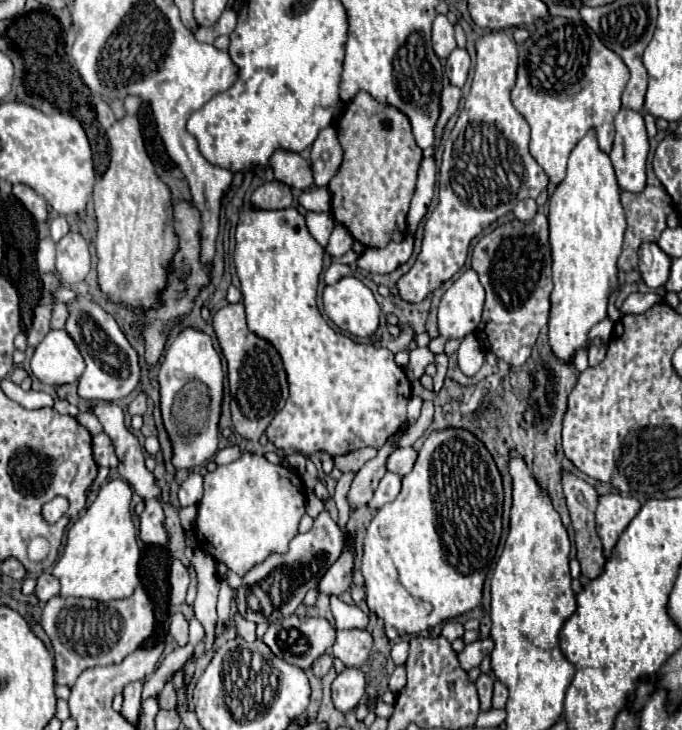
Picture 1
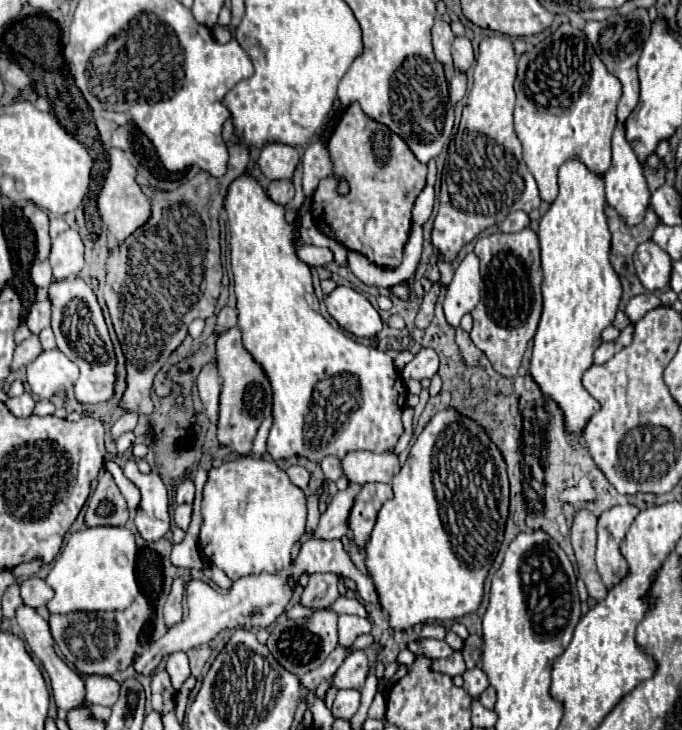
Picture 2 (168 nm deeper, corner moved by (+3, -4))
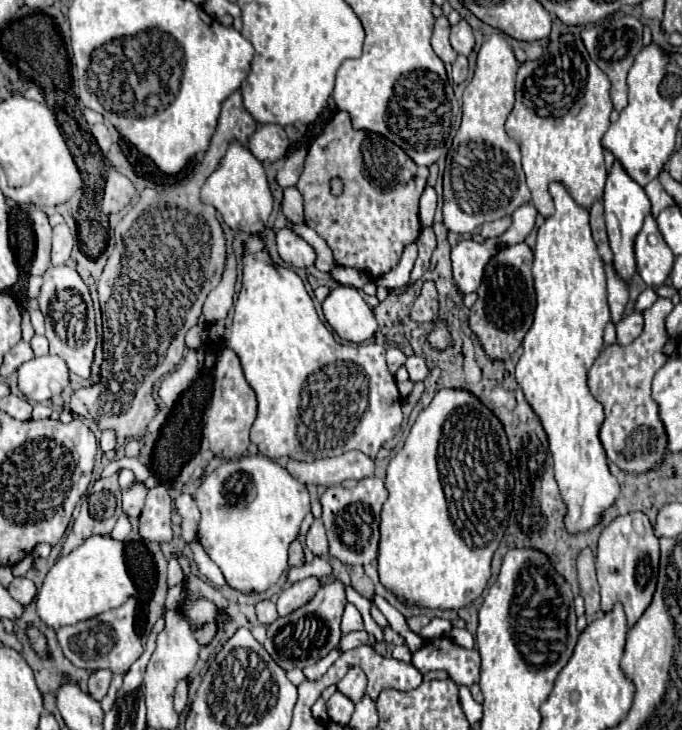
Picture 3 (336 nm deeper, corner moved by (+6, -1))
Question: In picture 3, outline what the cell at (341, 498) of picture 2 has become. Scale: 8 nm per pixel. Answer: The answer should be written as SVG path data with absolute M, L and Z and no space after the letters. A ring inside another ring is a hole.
M315 520L313 526L307 532L307 548L313 552L313 556L327 556L327 536L321 520Z

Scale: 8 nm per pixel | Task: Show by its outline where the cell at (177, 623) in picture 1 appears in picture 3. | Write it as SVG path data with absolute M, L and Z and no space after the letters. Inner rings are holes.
M181 680L181 684L177 684L175 688L175 712L181 714L187 706L187 682Z

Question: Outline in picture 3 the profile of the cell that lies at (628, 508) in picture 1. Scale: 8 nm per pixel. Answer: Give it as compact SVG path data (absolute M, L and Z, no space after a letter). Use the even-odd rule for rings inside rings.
M643 512L619 516L613 524L609 524L603 530L603 534L599 536L595 568L597 568L597 582L601 588L601 610L611 612L613 606L619 602L625 610L627 626L633 628L653 600L659 574L659 538L653 534L651 522Z

